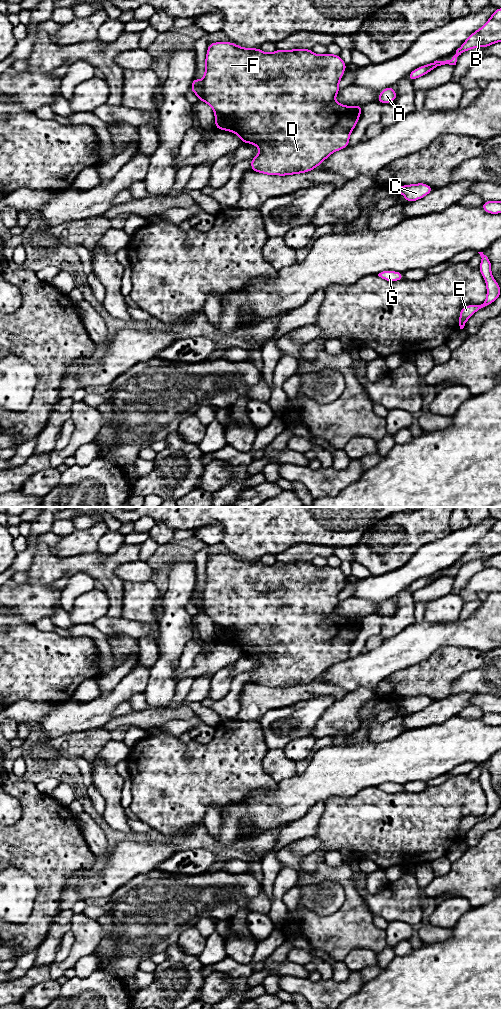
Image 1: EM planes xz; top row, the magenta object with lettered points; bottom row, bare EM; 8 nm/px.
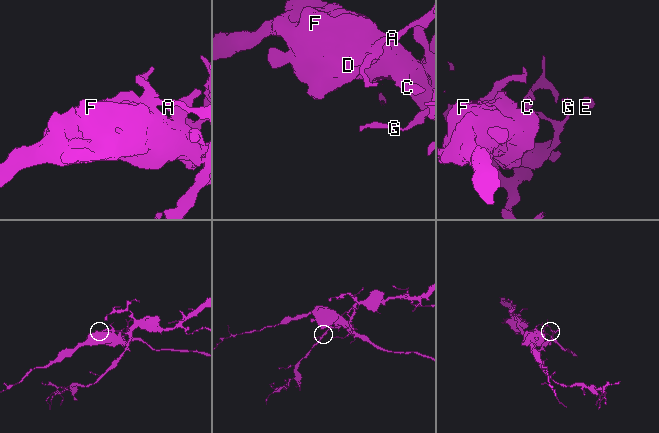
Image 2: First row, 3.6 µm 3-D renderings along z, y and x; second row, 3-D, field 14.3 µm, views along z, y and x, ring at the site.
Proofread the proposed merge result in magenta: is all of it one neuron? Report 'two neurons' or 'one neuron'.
two neurons

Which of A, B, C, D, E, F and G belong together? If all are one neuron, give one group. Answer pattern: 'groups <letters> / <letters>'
groups A B E G / C D F

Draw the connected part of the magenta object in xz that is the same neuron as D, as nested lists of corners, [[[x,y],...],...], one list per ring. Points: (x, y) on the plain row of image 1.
[[[214,554],[208,557],[203,591],[199,594],[194,589],[191,595],[191,604],[198,608],[199,613],[205,614],[212,619],[215,627],[215,639],[218,642],[234,644],[241,651],[242,655],[253,656],[260,661],[260,665],[251,671],[250,682],[266,687],[286,688],[300,686],[317,680],[332,665],[344,661],[349,657],[350,646],[358,635],[354,631],[355,618],[346,618],[335,613],[335,608],[340,603],[338,596],[347,579],[348,577],[344,575],[339,567],[330,565],[317,567],[311,561],[277,561],[273,565],[265,565],[260,560],[244,560],[233,554]]]

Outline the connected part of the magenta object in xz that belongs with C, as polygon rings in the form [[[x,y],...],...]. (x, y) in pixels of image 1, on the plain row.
[[[417,695],[395,699],[394,703],[404,707],[406,715],[409,715],[425,709],[431,705],[433,701],[433,699],[425,695]]]

